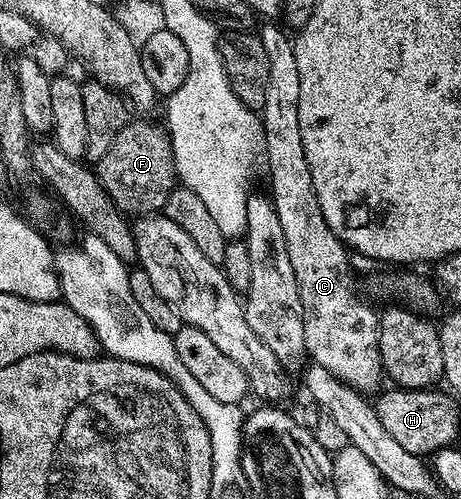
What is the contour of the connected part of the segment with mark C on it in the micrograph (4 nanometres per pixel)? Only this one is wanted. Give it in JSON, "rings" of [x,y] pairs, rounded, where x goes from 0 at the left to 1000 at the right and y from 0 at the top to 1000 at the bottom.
{"rings":[[[588,42],[568,50],[573,54],[560,56],[557,68],[566,90],[575,90],[575,114],[584,114],[584,164],[575,168],[575,210],[566,218],[570,295],[575,319],[579,311],[579,335],[588,341],[584,397],[597,409],[601,437],[610,443],[612,465],[618,467],[618,493],[642,549],[653,611],[659,613],[659,699],[675,727],[714,739],[727,756],[748,764],[766,782],[790,788],[807,788],[805,784],[813,782],[820,786],[833,774],[829,768],[835,768],[831,725],[822,713],[822,633],[816,617],[805,617],[770,585],[770,567],[761,561],[761,527],[753,521],[755,497],[727,473],[722,459],[705,451],[696,411],[688,411],[688,387],[679,387],[679,355],[670,355],[670,323],[662,323],[662,299],[653,291],[653,246],[644,242],[644,202],[653,190],[653,174],[644,154],[640,88],[633,72],[623,72],[625,64],[612,52]]]}

